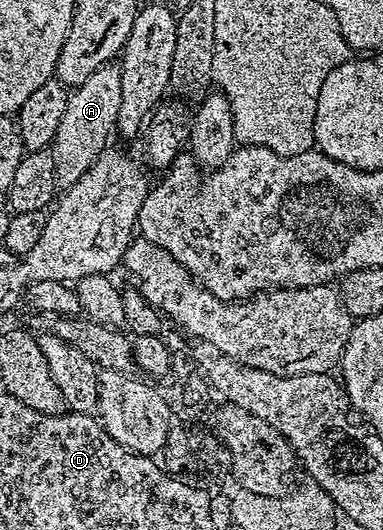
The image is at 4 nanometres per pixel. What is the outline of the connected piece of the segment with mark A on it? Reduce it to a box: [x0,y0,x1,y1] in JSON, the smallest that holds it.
[53,61,121,187]

